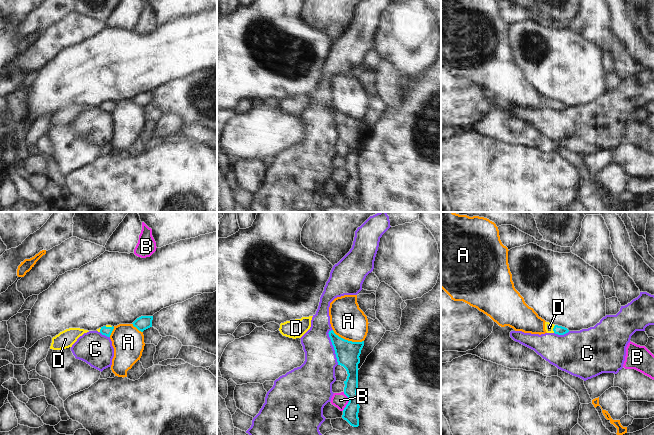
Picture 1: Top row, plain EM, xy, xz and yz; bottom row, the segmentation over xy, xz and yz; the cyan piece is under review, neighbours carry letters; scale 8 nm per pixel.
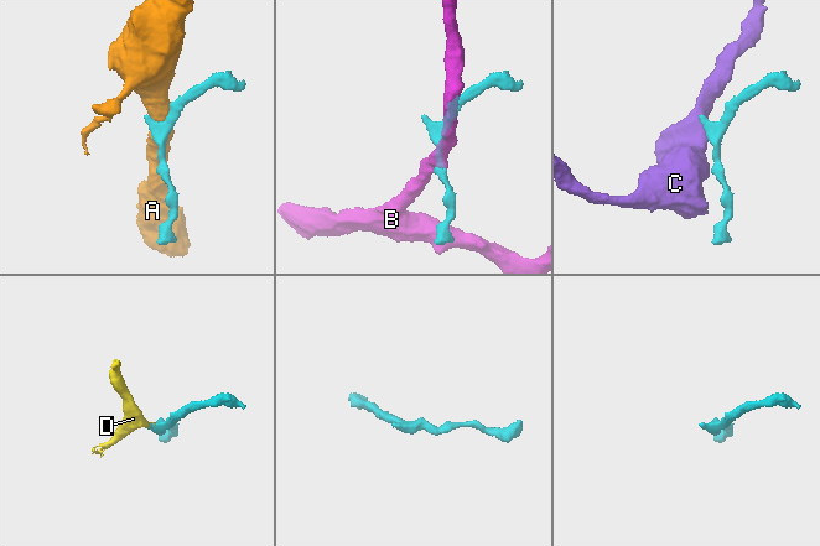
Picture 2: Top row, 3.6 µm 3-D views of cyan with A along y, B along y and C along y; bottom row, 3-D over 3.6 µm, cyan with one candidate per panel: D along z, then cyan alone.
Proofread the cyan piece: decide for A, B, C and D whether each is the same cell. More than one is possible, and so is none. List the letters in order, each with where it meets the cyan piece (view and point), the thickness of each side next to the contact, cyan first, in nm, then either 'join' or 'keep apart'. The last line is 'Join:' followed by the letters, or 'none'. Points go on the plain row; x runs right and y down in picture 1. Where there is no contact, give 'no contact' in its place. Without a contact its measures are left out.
A: xz (347, 116) | 190/280 nm | keep apart
B: xz (349, 177) | 130/120 nm | keep apart
C: xz (333, 122) | 190/280 nm | keep apart
D: yz (553, 105) | 70/70 nm | join
Join: D

